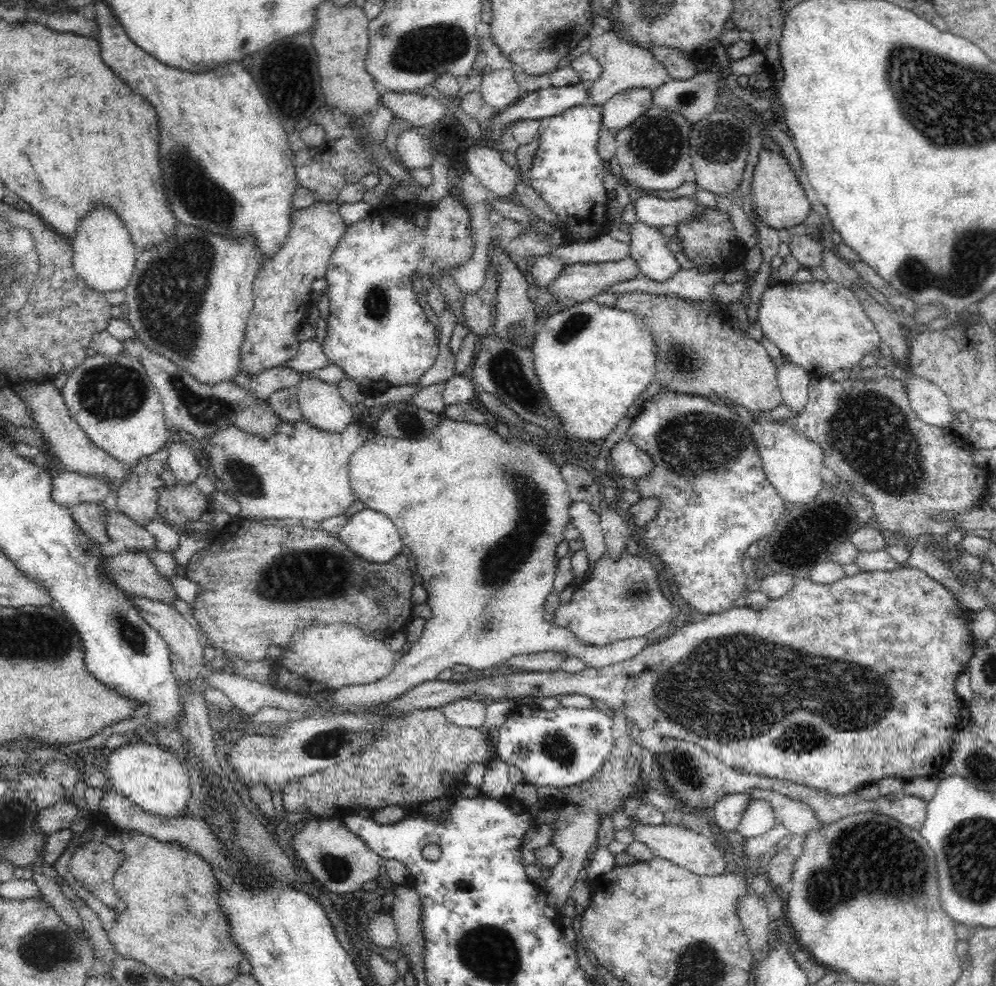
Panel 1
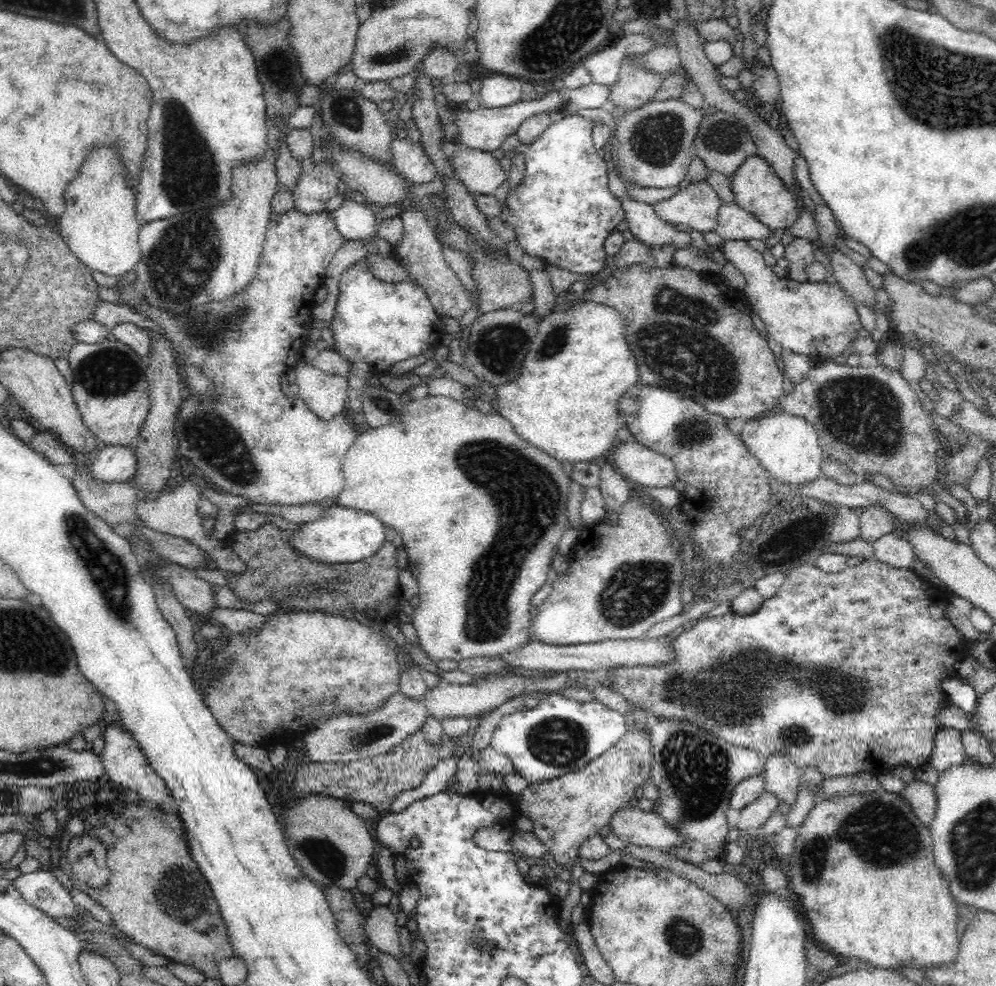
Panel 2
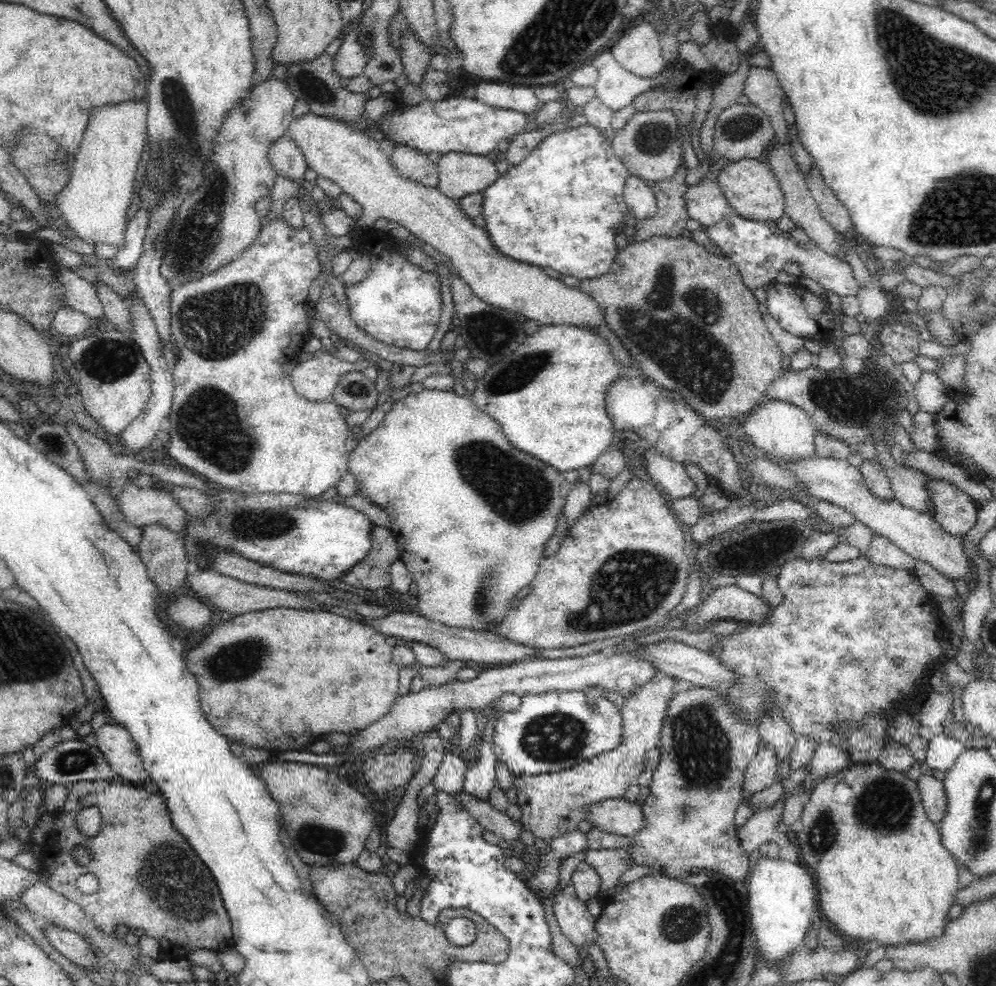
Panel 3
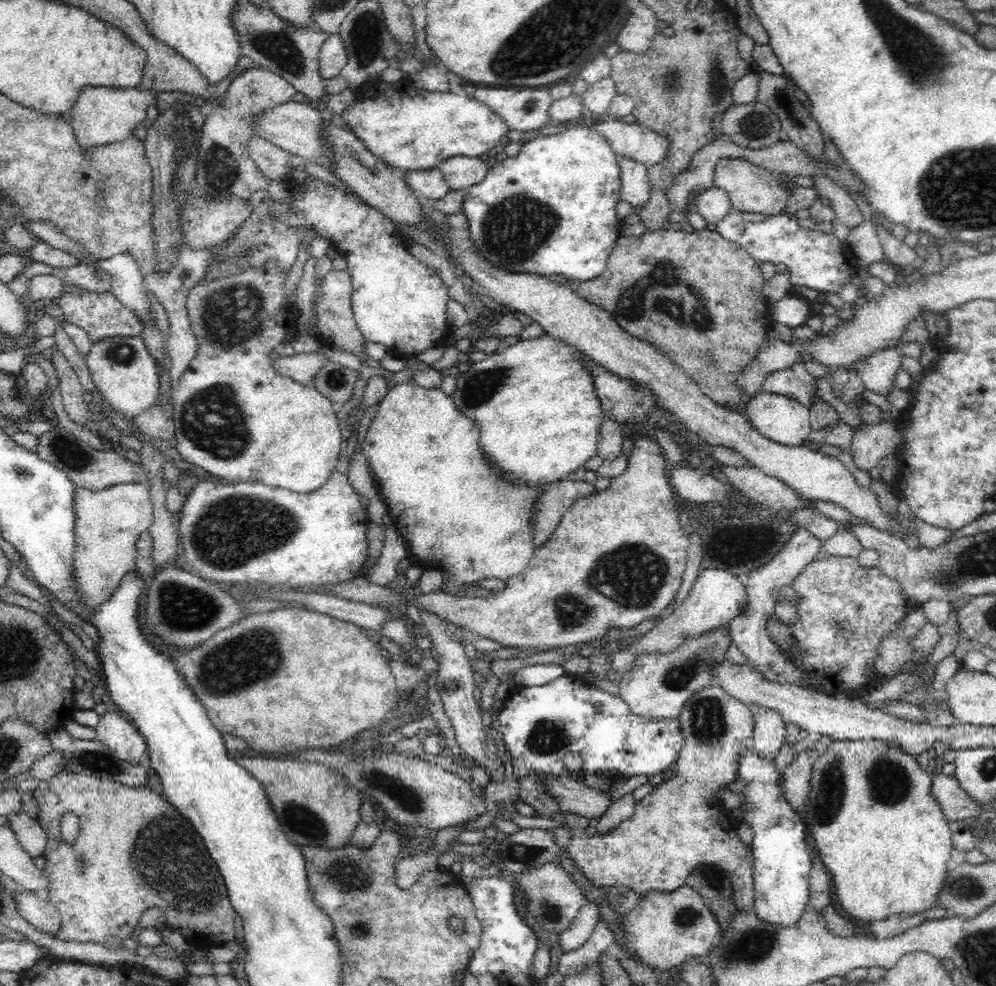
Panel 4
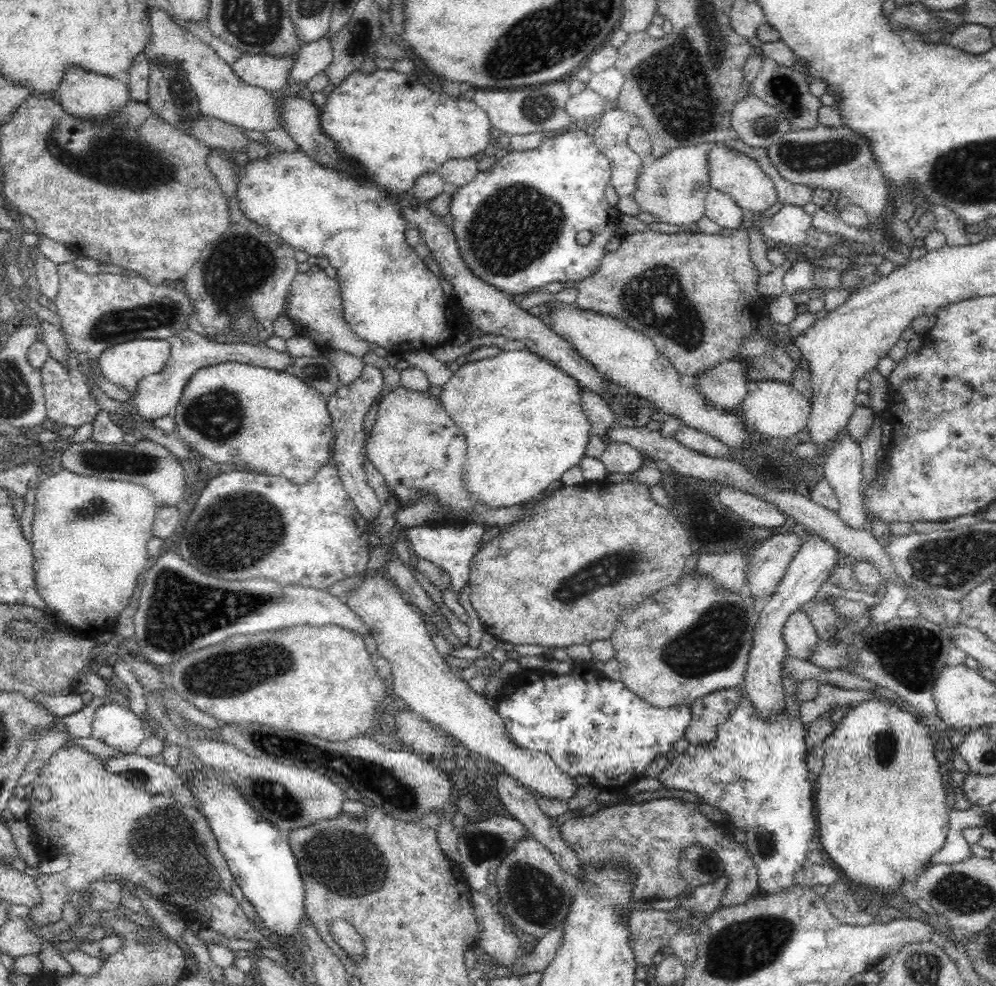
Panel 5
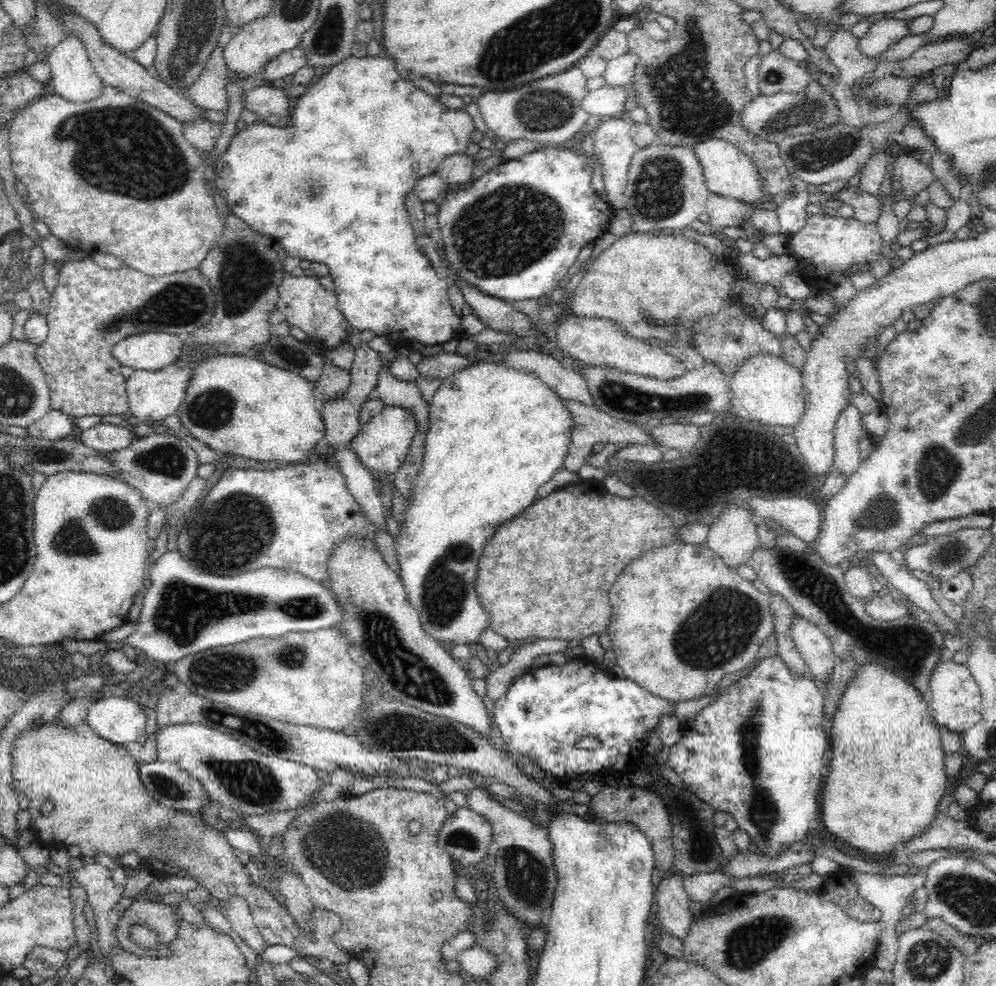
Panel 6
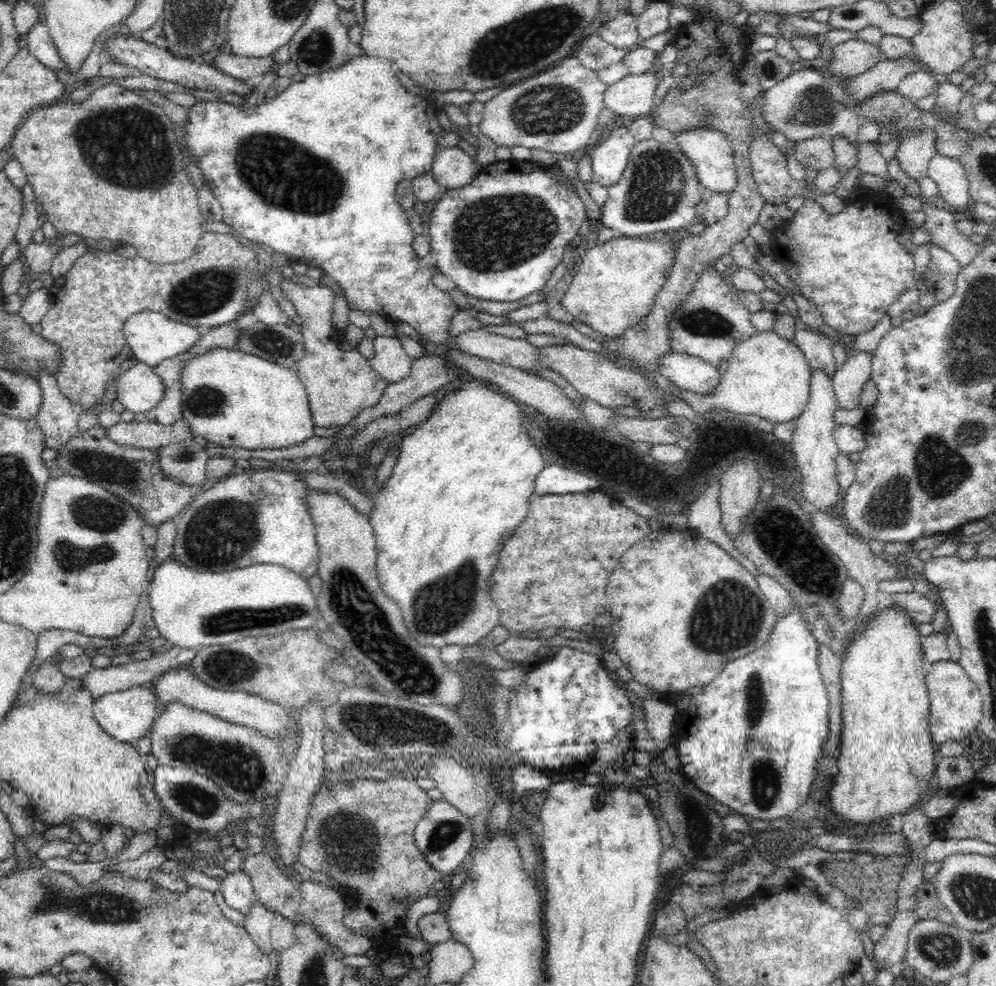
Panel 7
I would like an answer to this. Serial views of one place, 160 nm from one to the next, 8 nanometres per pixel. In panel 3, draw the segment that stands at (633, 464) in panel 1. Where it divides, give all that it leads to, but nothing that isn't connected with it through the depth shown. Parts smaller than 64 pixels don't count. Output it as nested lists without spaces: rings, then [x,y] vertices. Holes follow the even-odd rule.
[[[652,448],[642,451],[644,471],[648,480],[654,483],[669,499],[684,498],[694,492],[694,482],[685,472],[685,468],[665,458]]]

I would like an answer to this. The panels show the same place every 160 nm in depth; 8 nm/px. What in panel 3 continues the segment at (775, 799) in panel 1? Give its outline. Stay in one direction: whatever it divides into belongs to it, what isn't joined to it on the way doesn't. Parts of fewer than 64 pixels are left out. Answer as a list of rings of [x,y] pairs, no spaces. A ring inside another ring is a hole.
[[[768,715],[761,718],[759,730],[760,743],[774,749],[776,755],[776,766],[784,761],[790,762],[790,755],[796,744],[796,736],[790,731],[790,726],[780,715]]]

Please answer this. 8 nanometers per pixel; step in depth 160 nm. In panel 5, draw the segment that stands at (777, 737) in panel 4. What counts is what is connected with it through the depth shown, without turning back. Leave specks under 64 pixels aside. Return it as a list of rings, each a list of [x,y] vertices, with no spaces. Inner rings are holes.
[[[806,533],[804,546],[794,556],[788,565],[781,583],[777,586],[776,594],[768,600],[763,610],[758,614],[758,621],[754,634],[752,634],[752,646],[747,660],[747,670],[743,679],[742,688],[750,699],[756,715],[762,717],[762,721],[773,721],[778,715],[785,712],[785,695],[783,678],[781,673],[781,660],[786,656],[786,643],[783,639],[783,626],[789,614],[802,611],[803,606],[814,599],[816,592],[830,572],[836,566],[838,552],[828,542],[817,535]]]

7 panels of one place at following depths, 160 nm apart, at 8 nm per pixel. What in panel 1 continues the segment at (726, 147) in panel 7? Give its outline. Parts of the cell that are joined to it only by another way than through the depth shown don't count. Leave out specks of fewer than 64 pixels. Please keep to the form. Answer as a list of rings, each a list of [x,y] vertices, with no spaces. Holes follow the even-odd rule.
[[[762,149],[759,152],[759,160],[753,172],[751,192],[759,219],[766,226],[771,226],[776,230],[798,226],[808,218],[812,211],[804,188],[797,179],[796,173],[791,169],[789,160],[775,150]]]

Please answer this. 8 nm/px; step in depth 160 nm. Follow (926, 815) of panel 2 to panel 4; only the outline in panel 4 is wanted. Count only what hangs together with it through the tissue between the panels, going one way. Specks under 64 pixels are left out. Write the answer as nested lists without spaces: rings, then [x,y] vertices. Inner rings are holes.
[[[938,774],[930,777],[930,795],[940,805],[946,823],[976,816],[980,807],[960,788],[952,775]]]

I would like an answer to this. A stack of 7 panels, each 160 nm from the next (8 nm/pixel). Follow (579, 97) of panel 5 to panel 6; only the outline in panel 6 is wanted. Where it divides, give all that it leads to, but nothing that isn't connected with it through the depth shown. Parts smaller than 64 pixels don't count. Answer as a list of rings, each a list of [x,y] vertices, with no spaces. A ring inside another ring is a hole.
[[[605,84],[586,92],[586,96],[580,100],[580,107],[586,110],[588,116],[598,116],[603,119],[628,109],[631,97],[629,86],[614,88]]]

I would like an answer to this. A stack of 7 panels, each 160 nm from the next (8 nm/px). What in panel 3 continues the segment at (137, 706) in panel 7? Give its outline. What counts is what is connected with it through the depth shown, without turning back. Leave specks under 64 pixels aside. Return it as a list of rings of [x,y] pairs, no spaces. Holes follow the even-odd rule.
[[[106,723],[94,733],[97,737],[97,747],[114,774],[132,784],[153,781],[144,768],[136,743],[125,727]]]

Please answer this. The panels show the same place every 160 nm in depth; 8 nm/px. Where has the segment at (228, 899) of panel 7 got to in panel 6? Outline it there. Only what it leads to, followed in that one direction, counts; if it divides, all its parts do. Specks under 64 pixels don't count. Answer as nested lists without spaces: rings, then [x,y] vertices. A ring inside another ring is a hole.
[[[234,897],[234,900],[228,904],[228,908],[221,907],[220,912],[231,923],[233,933],[236,933],[255,956],[265,952],[268,946],[264,943],[260,931],[253,924],[250,910],[242,897]]]

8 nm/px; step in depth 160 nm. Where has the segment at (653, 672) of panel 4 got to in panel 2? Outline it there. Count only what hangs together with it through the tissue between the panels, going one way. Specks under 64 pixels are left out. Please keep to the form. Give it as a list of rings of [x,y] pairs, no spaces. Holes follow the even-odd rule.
[[[637,729],[625,731],[622,738],[610,749],[606,750],[598,758],[589,762],[582,770],[571,772],[557,779],[541,783],[529,783],[529,785],[518,795],[518,809],[522,814],[530,818],[536,835],[547,852],[552,856],[556,864],[563,869],[570,869],[578,860],[580,847],[589,838],[596,836],[609,824],[612,815],[619,810],[629,806],[636,790],[651,776],[652,753],[651,742],[648,735],[640,733]]]

